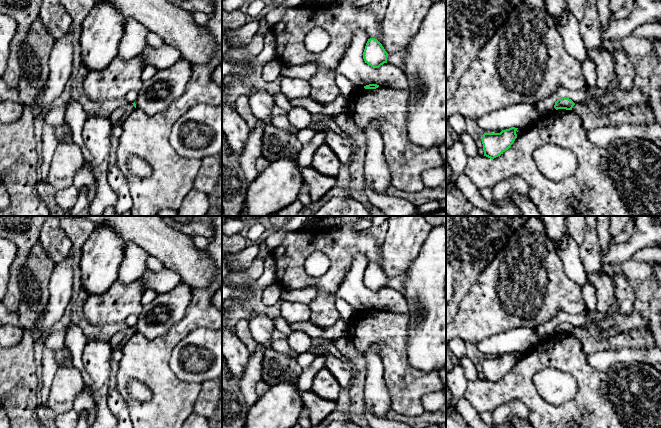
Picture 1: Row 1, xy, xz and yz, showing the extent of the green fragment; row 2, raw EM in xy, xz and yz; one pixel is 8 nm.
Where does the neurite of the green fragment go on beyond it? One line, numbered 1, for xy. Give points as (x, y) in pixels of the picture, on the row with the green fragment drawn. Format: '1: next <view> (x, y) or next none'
1: next none

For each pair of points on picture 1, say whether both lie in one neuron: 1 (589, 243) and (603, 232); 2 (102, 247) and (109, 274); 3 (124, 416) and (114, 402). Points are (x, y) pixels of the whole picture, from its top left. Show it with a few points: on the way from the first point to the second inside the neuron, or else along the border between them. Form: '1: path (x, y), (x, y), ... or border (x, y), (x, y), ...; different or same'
1: border (596, 226), (598, 243), (601, 248); different
2: path (102, 254), (102, 267); same
3: path (121, 413), (116, 405); same

